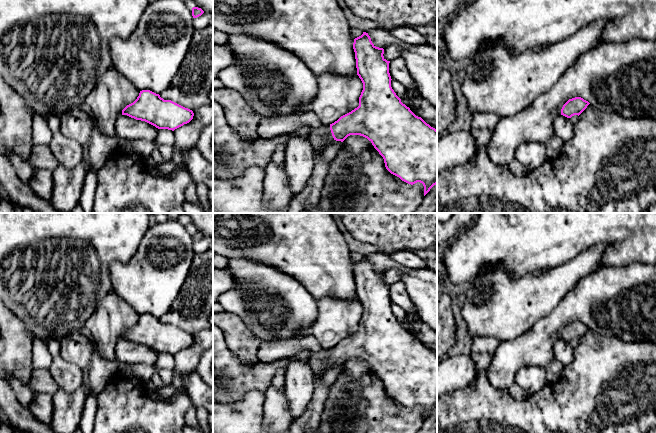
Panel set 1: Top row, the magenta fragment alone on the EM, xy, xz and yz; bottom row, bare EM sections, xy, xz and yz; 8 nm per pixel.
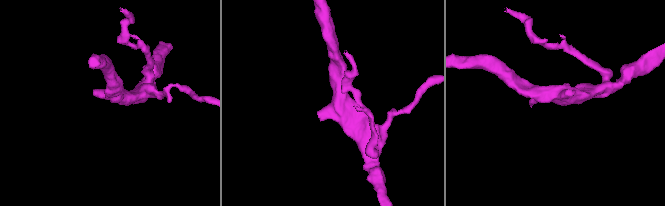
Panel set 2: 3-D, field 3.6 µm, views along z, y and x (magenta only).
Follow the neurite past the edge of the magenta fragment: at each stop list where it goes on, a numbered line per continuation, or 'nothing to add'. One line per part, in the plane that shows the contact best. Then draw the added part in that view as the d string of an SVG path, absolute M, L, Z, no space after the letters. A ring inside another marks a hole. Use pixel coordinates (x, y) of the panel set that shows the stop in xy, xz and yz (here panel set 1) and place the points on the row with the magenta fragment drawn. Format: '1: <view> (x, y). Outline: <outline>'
1: xz (320, 138). Outline: M322 125L319 128L311 128L307 134L307 138L314 152L326 149L334 142L330 125Z

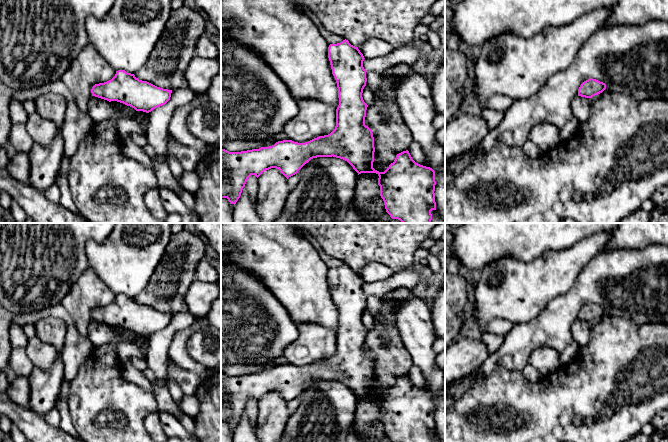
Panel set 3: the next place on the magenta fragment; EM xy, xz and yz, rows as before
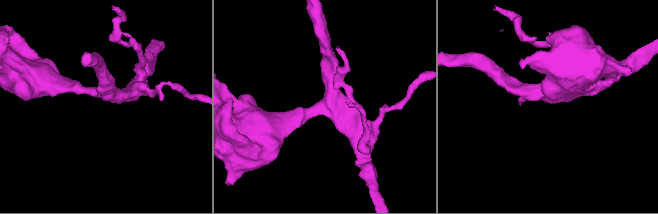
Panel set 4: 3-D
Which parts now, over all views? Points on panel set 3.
nothing to add

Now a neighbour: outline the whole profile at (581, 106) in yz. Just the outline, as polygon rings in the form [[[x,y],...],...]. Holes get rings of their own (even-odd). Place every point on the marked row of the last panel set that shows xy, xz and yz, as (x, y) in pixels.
[[[577,96],[572,102],[572,111],[574,117],[581,123],[590,116],[591,103],[588,98]]]

